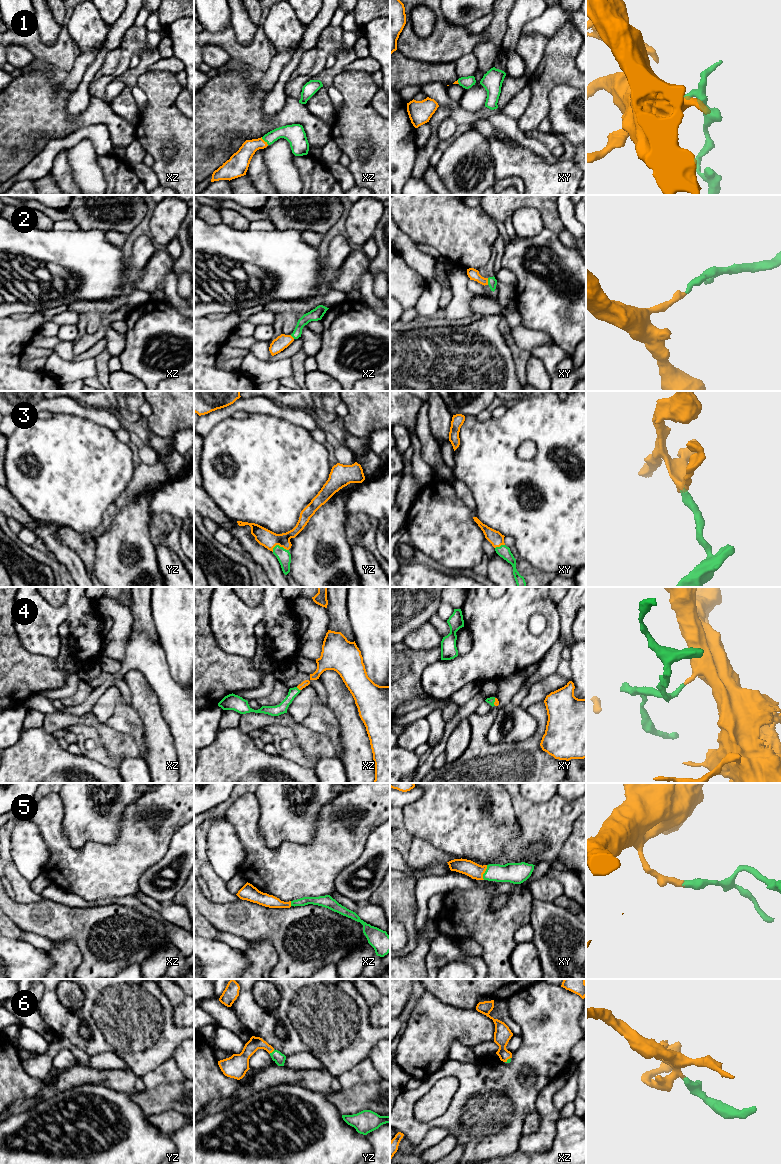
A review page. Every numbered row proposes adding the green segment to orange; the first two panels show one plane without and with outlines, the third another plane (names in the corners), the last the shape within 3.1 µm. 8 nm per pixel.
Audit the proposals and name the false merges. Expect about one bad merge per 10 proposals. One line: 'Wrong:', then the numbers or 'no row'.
Wrong: no row

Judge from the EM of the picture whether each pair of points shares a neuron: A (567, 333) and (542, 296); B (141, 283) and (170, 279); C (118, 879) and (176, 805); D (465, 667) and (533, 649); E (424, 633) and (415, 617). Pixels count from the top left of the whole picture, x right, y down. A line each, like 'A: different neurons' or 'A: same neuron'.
A: same neuron
B: different neurons
C: same neuron
D: same neuron
E: different neurons

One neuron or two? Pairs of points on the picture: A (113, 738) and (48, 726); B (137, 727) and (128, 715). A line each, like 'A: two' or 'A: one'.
A: one
B: one

